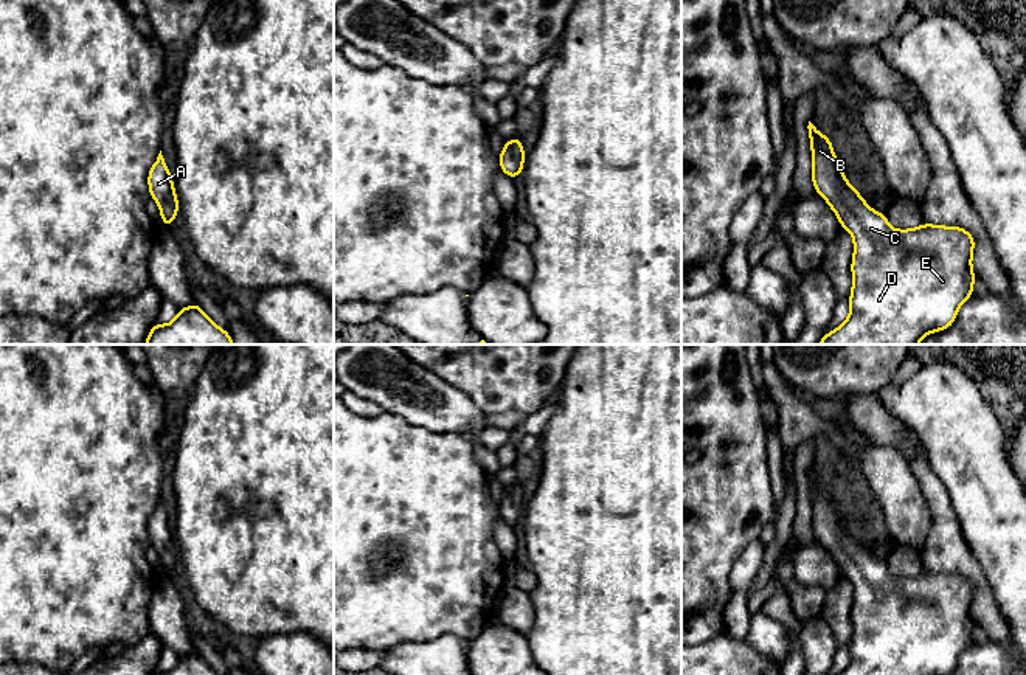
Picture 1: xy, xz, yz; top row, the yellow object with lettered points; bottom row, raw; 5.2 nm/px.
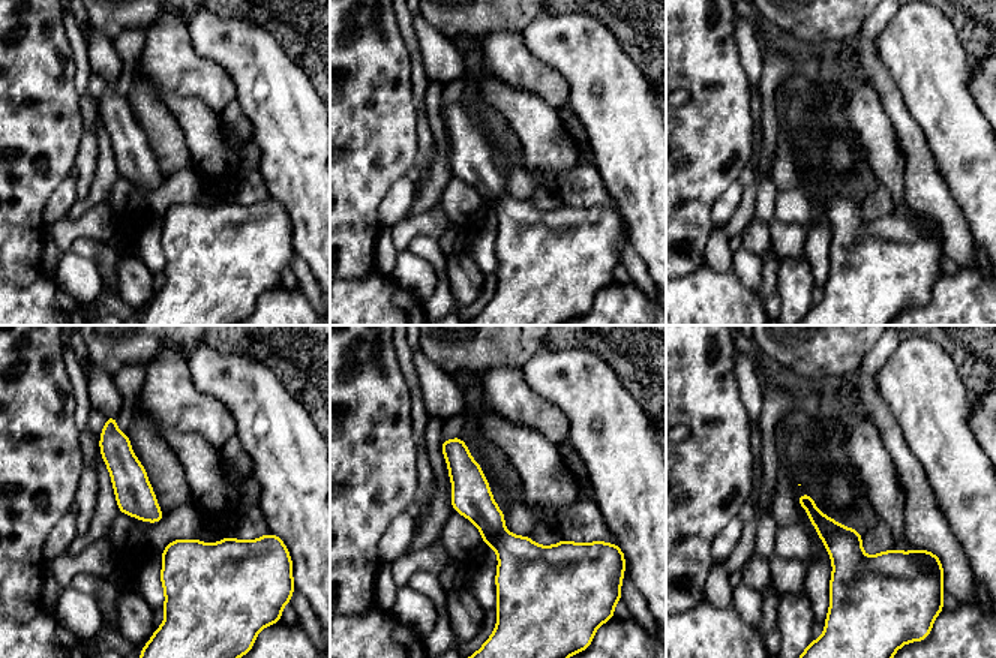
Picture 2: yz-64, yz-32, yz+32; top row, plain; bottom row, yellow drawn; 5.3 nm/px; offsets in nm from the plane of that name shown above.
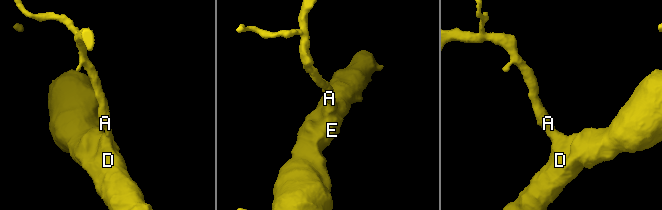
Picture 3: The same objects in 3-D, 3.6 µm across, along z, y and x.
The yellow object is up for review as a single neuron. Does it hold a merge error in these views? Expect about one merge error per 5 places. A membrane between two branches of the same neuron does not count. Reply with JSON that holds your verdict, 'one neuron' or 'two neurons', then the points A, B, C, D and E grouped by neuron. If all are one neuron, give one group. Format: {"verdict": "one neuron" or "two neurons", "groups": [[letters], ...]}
{"verdict": "one neuron", "groups": [["A", "B", "C", "D", "E"]]}

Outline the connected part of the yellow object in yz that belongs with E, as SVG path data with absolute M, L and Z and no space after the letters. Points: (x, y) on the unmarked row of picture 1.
M809 469L812 531L854 587L849 664L838 675L950 675L959 653L973 642L975 585L961 574L922 571L894 577L888 565L874 559L844 524L832 489Z

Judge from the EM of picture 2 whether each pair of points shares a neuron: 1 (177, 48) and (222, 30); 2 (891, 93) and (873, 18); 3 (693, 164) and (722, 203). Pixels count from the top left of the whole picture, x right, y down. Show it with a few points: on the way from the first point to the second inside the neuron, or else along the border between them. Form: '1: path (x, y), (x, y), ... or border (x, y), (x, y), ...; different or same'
1: border (186, 26), (192, 47), (201, 56), (219, 65); different
2: path (878, 75), (869, 60), (869, 36); same
3: border (737, 179), (713, 206), (711, 221), (714, 225); different

